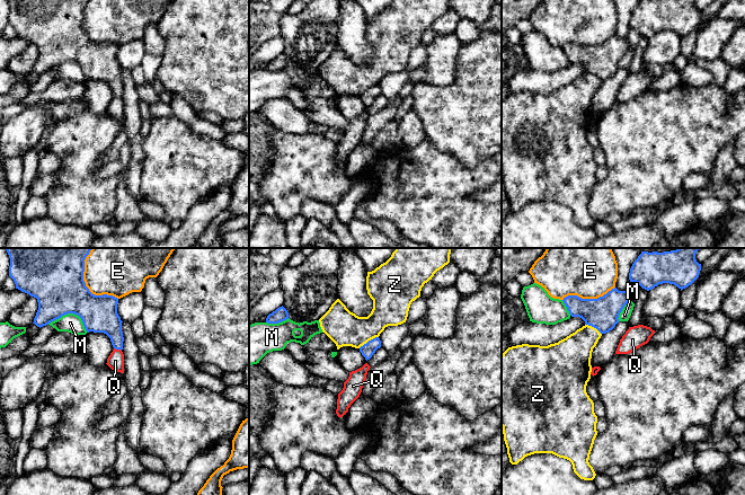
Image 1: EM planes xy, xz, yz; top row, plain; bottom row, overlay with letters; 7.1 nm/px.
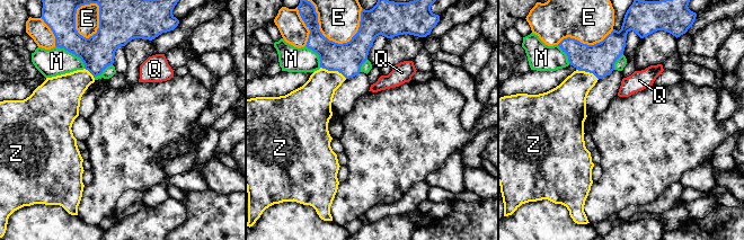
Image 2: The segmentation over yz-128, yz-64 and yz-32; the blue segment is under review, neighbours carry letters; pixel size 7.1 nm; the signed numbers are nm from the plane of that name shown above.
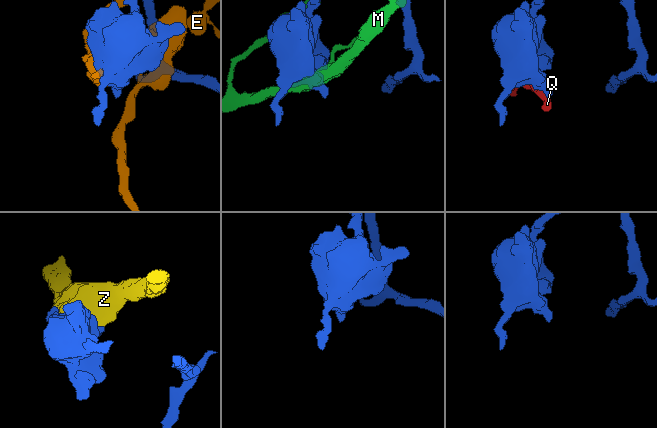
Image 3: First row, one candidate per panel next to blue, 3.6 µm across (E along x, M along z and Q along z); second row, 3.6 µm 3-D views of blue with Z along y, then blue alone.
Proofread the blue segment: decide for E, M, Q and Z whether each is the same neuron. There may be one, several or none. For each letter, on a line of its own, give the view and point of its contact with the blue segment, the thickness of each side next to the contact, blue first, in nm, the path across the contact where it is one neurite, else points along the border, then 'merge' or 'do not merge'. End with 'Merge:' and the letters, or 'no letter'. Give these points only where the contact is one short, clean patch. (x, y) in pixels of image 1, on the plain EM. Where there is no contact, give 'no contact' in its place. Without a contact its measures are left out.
E: meets blue in xy at (85, 33); 380 nm thick on the blue side, 320 nm on the other; do not merge
M: meets blue in xy at (71, 60); 380 nm thick on the blue side, 140 nm on the other; do not merge
Q: meets blue in xy at (117, 96); 220 nm thick on the blue side, 120 nm on the other; border along xy (114, 95), (121, 98); do not merge
Z: meets blue in xz at (369, 88); 100 nm thick on the blue side, 240 nm on the other; border along xz (378, 84), (358, 95); do not merge
Merge: no letter

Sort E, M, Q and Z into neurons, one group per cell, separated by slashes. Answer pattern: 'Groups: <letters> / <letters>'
Groups: E / M / Q / Z

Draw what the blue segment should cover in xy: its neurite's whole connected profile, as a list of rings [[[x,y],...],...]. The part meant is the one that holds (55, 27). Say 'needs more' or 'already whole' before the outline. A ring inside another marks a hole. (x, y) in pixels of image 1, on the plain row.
already whole; [[[8,0],[9,24],[16,36],[37,46],[38,58],[34,65],[43,74],[68,61],[79,63],[87,78],[106,81],[115,97],[123,97],[122,68],[117,61],[118,46],[113,43],[95,43],[83,28],[85,7],[89,0]]]

